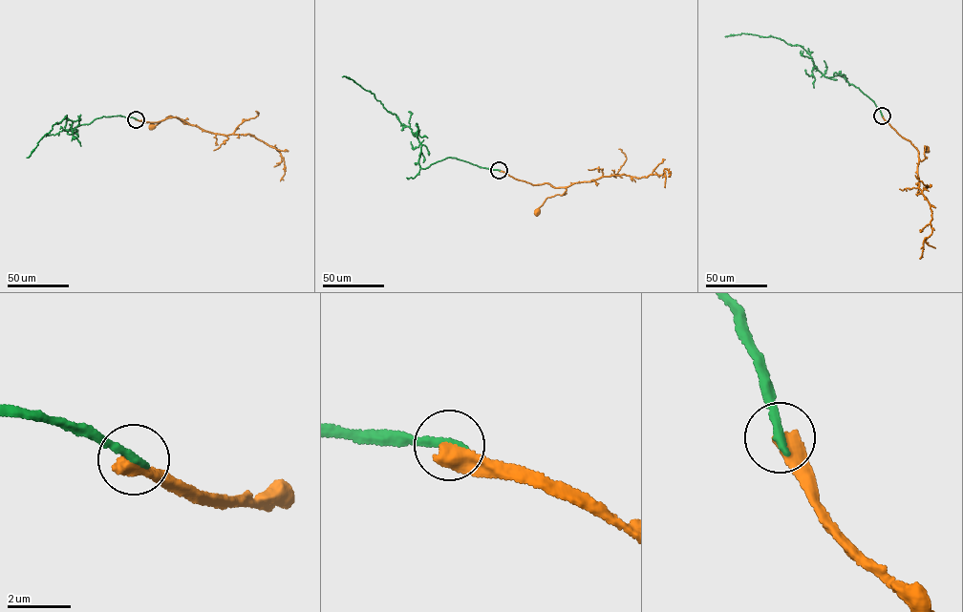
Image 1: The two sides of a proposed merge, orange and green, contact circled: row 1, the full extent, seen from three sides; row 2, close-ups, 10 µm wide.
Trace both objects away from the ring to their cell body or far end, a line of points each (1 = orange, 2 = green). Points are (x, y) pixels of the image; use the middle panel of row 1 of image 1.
1: (499, 170), (533, 184), (548, 182), (566, 189), (561, 195), (547, 198), (537, 211)
2: (499, 170), (454, 158), (421, 168), (421, 145), (412, 129), (388, 112), (374, 94), (342, 76)

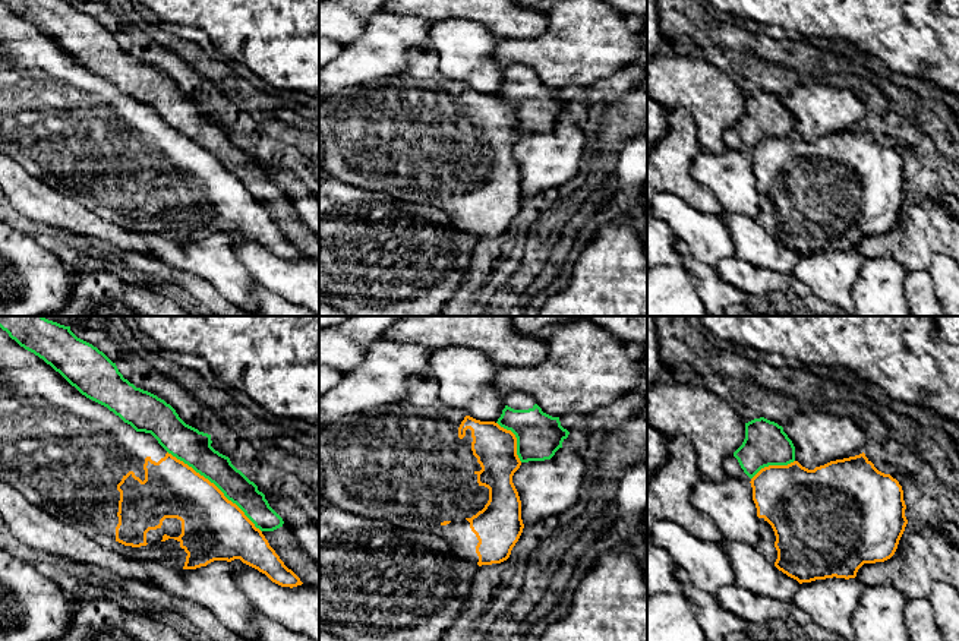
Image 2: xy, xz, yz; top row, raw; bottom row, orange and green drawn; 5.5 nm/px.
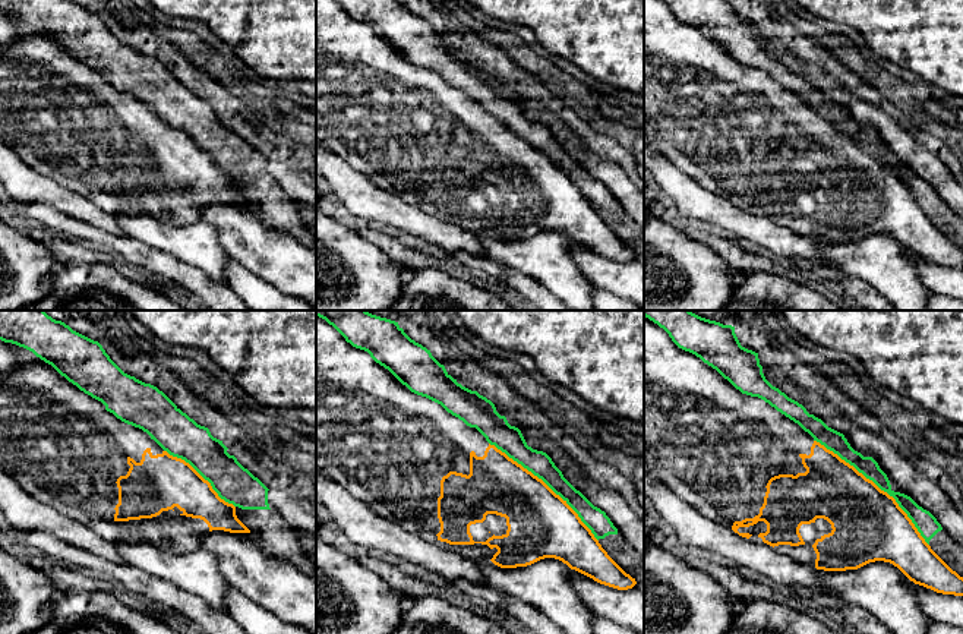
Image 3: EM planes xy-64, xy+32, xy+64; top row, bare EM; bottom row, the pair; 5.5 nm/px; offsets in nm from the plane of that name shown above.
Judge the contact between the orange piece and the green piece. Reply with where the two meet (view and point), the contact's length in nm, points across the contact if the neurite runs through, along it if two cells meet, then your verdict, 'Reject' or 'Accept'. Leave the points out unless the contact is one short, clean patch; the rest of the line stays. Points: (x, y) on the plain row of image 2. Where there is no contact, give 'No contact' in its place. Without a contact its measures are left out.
Touches orange at xy (215, 158). Shared border 700 nm. Reject

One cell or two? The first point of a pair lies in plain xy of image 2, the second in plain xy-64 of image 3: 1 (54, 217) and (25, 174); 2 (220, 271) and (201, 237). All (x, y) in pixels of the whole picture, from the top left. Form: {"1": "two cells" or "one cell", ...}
{"1": "one cell", "2": "one cell"}

